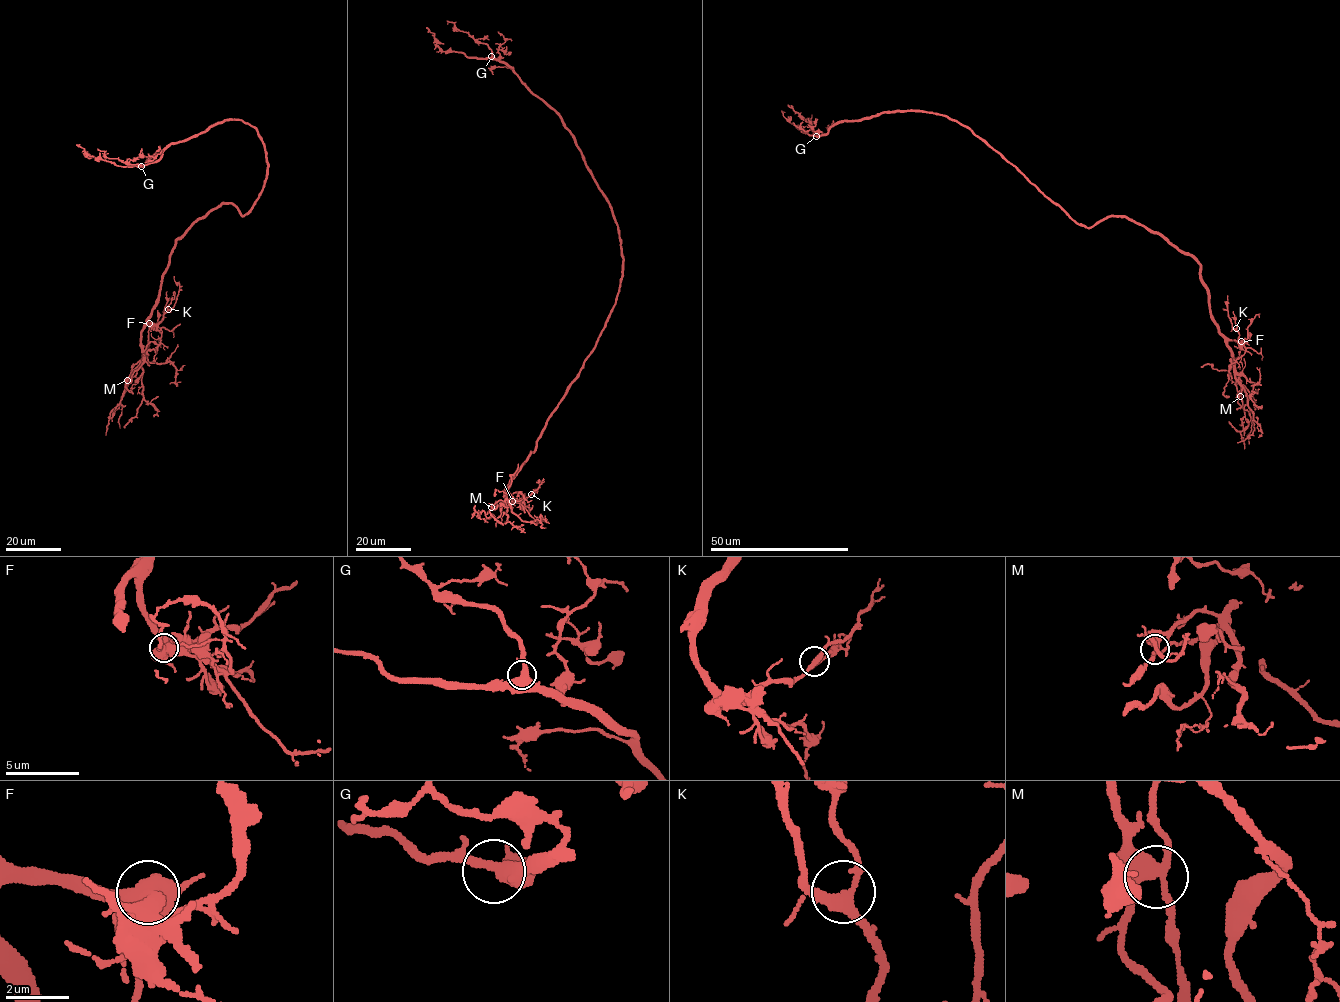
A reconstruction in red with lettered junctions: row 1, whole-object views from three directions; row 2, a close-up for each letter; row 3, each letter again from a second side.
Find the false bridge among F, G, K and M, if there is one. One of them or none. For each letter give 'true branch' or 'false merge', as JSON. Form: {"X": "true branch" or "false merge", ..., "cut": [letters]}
{"F": "false merge", "G": "true branch", "K": "true branch", "M": "true branch", "cut": ["F"]}

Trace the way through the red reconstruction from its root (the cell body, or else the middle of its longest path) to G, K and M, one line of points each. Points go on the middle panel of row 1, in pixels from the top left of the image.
G: (614, 303), (622, 275), (623, 254), (612, 207), (562, 118), (530, 90), (513, 68), (491, 56)
K: (614, 303), (579, 376), (546, 422), (536, 448), (511, 480), (508, 491), (513, 499), (526, 498), (531, 494)
M: (614, 303), (592, 352), (546, 422), (536, 448), (505, 489), (505, 499), (491, 507)

